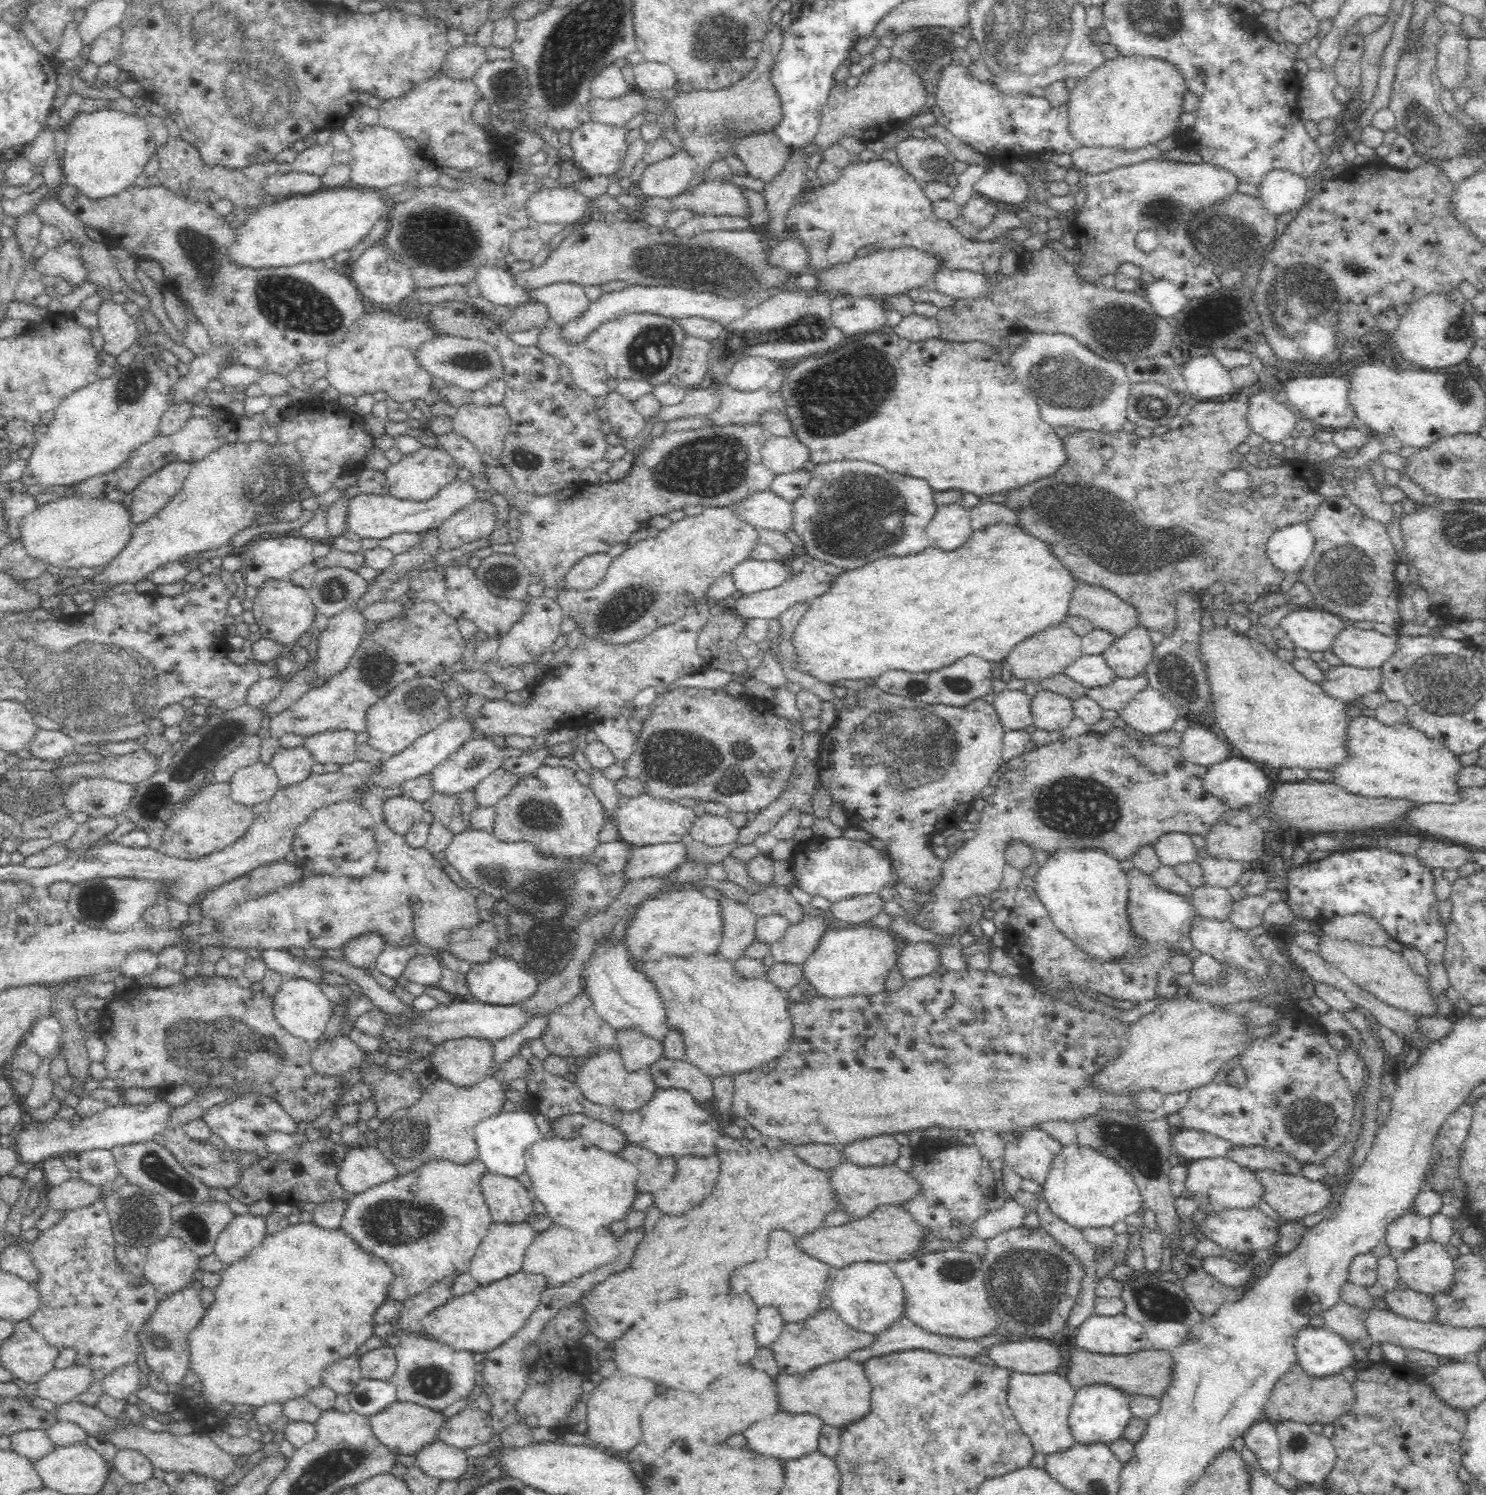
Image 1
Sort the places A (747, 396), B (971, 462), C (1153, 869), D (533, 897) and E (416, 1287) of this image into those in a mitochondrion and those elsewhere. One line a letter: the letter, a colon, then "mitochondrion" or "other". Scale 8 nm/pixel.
A: other
B: other
C: other
D: mitochondrion
E: other

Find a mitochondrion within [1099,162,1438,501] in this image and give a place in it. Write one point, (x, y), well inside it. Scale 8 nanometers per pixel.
(1303, 294)

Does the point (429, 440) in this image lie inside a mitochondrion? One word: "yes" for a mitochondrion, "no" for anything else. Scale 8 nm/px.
no

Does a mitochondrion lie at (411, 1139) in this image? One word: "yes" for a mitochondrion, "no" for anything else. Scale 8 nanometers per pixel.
yes

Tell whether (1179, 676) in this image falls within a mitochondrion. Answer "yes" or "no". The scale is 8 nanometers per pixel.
yes

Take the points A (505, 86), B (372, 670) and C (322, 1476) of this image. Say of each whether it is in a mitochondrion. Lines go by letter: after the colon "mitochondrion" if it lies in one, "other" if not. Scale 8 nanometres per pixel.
A: mitochondrion
B: mitochondrion
C: mitochondrion

